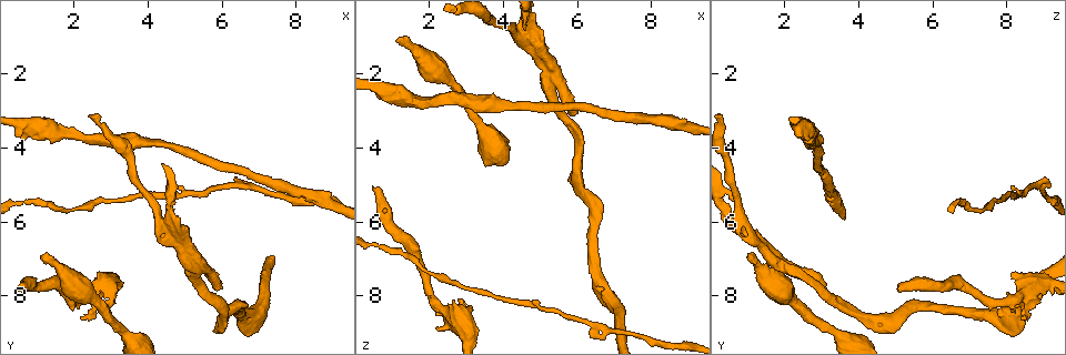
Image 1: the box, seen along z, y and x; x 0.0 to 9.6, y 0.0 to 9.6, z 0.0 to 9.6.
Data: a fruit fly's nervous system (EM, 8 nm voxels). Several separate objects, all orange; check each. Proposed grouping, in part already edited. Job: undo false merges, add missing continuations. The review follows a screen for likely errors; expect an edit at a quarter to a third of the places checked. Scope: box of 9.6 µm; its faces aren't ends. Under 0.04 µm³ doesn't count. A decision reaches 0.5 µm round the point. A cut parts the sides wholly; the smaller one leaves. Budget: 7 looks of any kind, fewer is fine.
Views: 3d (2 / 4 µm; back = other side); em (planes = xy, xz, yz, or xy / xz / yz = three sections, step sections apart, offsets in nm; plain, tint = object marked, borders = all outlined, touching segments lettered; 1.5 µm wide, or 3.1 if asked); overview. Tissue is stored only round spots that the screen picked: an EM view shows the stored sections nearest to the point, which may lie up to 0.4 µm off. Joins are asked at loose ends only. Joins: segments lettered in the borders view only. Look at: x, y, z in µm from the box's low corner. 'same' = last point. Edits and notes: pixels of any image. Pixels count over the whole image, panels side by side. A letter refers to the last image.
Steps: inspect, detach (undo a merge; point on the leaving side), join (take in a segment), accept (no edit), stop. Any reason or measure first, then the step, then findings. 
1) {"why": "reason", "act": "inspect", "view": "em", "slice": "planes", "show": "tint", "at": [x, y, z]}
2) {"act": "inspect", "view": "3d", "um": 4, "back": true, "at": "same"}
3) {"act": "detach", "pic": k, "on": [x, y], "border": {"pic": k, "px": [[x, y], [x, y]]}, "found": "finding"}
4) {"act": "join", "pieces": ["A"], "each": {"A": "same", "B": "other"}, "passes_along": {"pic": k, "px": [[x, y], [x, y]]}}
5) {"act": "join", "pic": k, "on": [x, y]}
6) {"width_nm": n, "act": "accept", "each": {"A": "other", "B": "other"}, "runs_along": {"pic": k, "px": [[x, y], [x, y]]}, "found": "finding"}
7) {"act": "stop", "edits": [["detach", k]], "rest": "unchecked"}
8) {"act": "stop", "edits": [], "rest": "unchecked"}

{"act": "inspect", "view": "3d", "um": 2, "at": [2.25, 8.00, 8.85]}

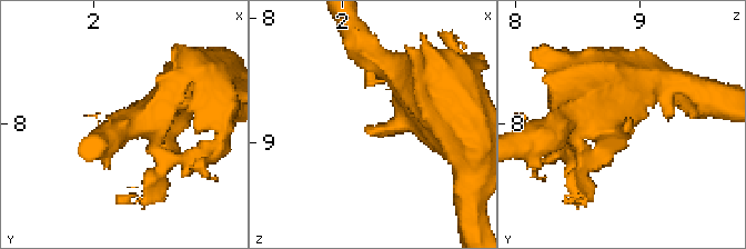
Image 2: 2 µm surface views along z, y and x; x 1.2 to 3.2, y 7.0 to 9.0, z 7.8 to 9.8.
{"why": "now the EM", "act": "inspect", "view": "em", "slice": "planes", "show": "plain", "at": [2.20, 7.98, 8.90]}

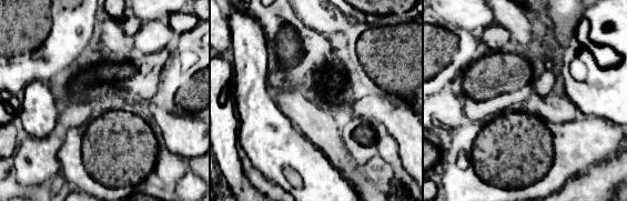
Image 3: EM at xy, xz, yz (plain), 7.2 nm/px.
{"act": "inspect", "view": "em", "slice": "planes", "show": "borders", "at": "same"}

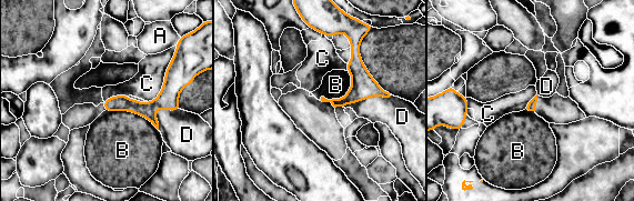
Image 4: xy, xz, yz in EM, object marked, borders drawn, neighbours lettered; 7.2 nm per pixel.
{"longest_contact_nm": ["B", 420], "act": "accept", "each": {"A": "other", "B": "other", "C": "other", "D": "other"}, "runs_along": {"pic": 4, "px": [[173, 93], [151, 107], [107, 108]]}, "found": "no lettered segment goes on from it"}

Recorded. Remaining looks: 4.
{"why": "sudden change in width", "act": "inspect", "view": "3d", "um": 4, "at": [2.60, 8.15, 2.25]}

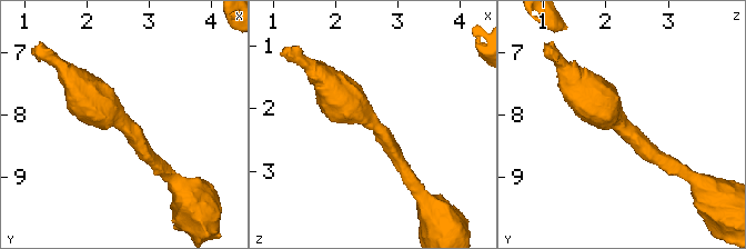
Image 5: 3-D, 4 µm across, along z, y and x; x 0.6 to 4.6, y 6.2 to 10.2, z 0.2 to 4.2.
{"arm_widths_nm": [220, 650], "why": "need the tissue", "act": "inspect", "view": "em", "slice": "xz", "step": 4, "show": "tint", "at": [2.60, 8.15, 2.20]}

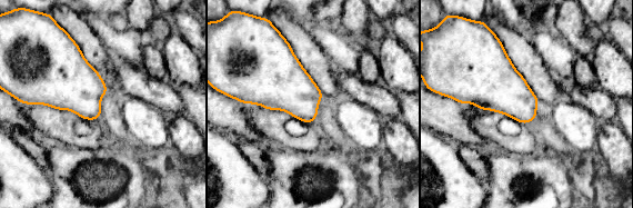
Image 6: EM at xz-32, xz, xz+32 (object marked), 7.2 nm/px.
{"why": "what lies round it", "act": "inspect", "view": "em", "slice": "xz", "step": 4, "show": "borders", "at": "same"}

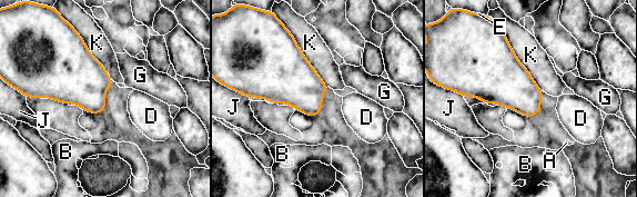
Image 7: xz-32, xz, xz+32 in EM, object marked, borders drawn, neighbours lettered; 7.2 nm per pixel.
{"longest_contact_nm": ["K", 550], "act": "accept", "each": {"A": "other", "B": "other", "D": "other", "E": "other", "G": "other", "J": "other", "K": "other"}, "border": {"pic": 7, "px": [[499, 29], [518, 61], [541, 90]]}, "found": "all the same neuron"}

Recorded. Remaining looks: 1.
{"why": "thick end", "act": "inspect", "view": "em", "slice": "planes", "show": "borders", "at": [1.15, 6.90, 1.05]}

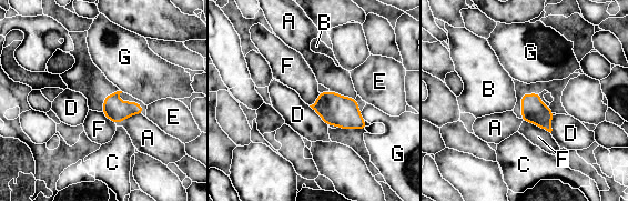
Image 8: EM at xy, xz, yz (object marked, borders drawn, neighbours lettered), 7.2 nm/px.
{"act": "accept", "each": {"A": "other", "B": "other", "C": "other", "D": "other", "E": "other", "F": "other", "G": "other"}, "border": {"pic": 8, "px": [[309, 106], [327, 127]]}, "found": "none of them fits"}

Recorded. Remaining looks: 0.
{"act": "stop", "edits": [], "rest": "unchecked"}

